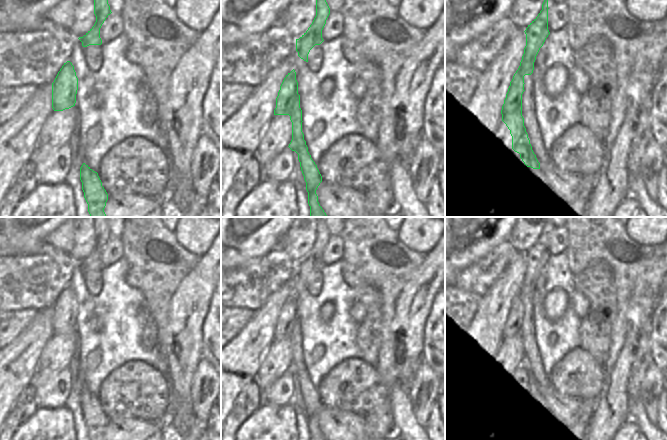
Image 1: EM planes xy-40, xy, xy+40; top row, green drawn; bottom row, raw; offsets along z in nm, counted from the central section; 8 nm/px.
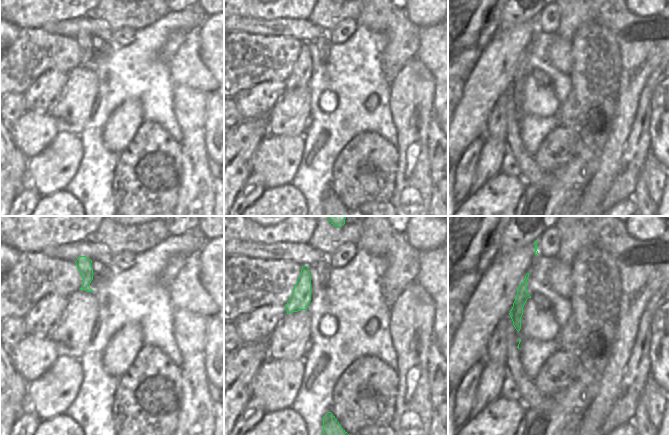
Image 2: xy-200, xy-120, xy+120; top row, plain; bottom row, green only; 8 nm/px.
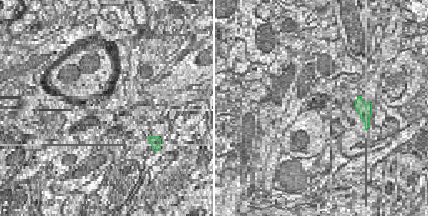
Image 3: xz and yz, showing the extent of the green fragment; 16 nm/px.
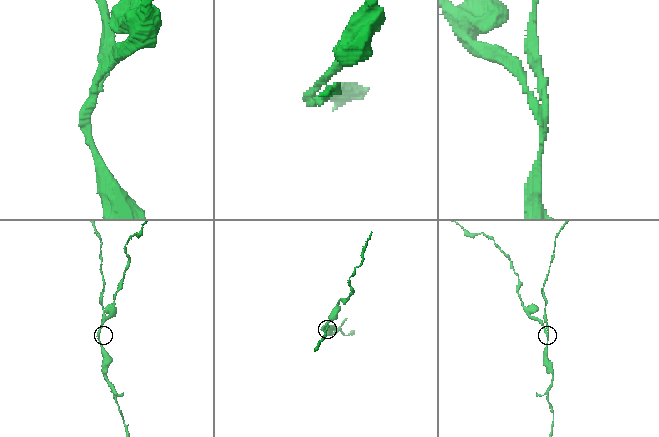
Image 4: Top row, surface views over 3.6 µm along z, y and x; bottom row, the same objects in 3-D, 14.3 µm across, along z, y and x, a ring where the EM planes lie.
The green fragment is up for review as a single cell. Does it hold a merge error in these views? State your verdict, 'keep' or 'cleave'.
cleave

